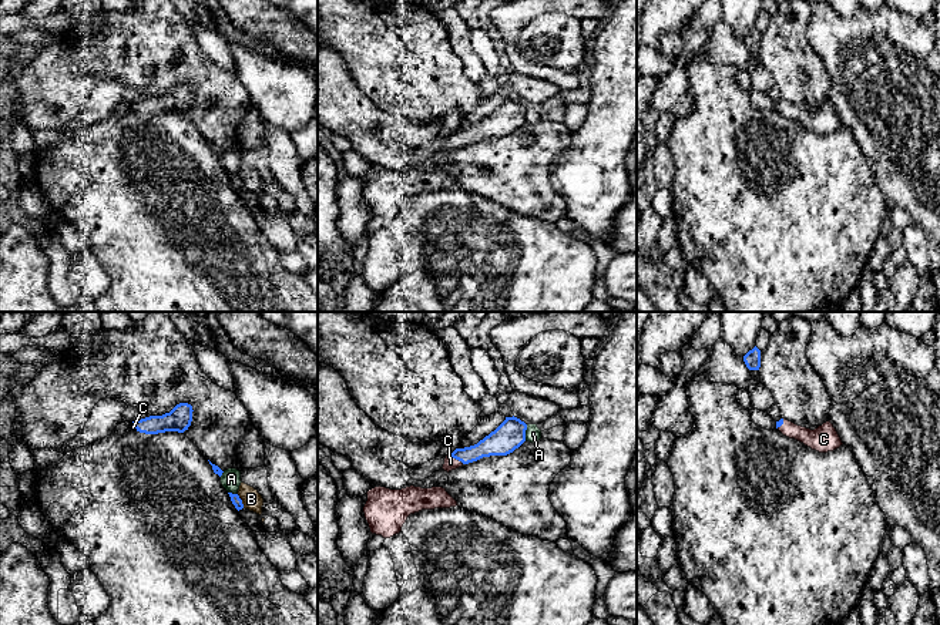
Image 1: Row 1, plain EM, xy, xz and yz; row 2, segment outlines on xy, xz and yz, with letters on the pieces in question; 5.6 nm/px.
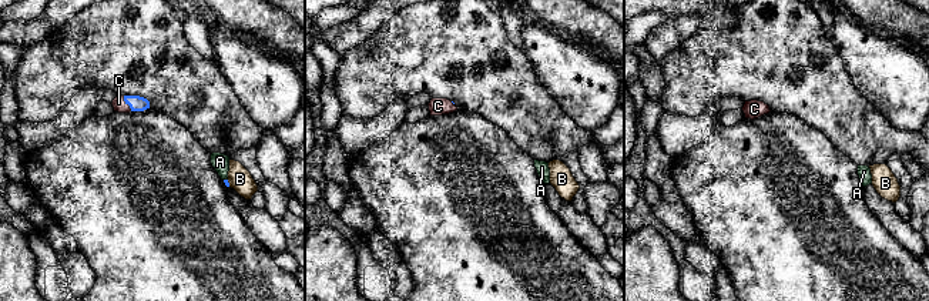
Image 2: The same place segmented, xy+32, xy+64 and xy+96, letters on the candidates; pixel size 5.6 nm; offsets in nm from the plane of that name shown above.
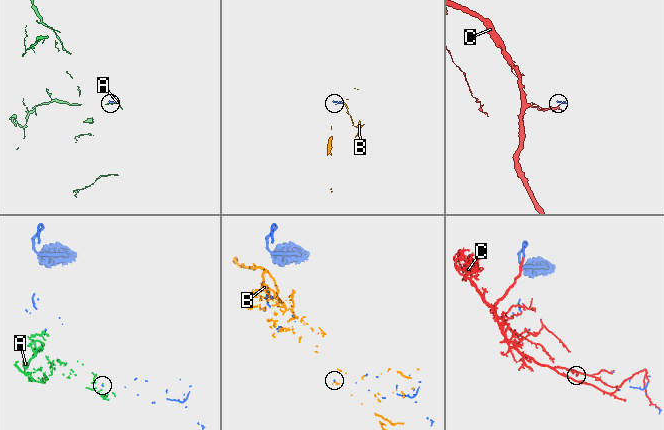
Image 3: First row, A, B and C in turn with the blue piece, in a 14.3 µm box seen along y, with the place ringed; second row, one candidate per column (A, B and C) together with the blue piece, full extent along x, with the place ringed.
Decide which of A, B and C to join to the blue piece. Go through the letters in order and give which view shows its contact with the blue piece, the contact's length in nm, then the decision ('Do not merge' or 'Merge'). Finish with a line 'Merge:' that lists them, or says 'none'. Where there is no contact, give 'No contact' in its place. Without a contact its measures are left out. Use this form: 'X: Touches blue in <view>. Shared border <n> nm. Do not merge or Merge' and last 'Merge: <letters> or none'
A: Touches blue in xz. Shared border 100 nm. Do not merge
B: Touches blue in xy. Shared border 90 nm. Do not merge
C: Touches blue in xz. Shared border 90 nm. Merge
Merge: C

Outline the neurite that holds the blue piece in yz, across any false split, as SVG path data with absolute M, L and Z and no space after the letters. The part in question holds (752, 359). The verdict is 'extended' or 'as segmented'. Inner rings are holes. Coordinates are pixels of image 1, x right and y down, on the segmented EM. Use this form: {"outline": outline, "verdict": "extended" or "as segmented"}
{"outline": "M755 346L743 356L743 362L749 370L759 370L761 367L761 350Z", "verdict": "as segmented"}

